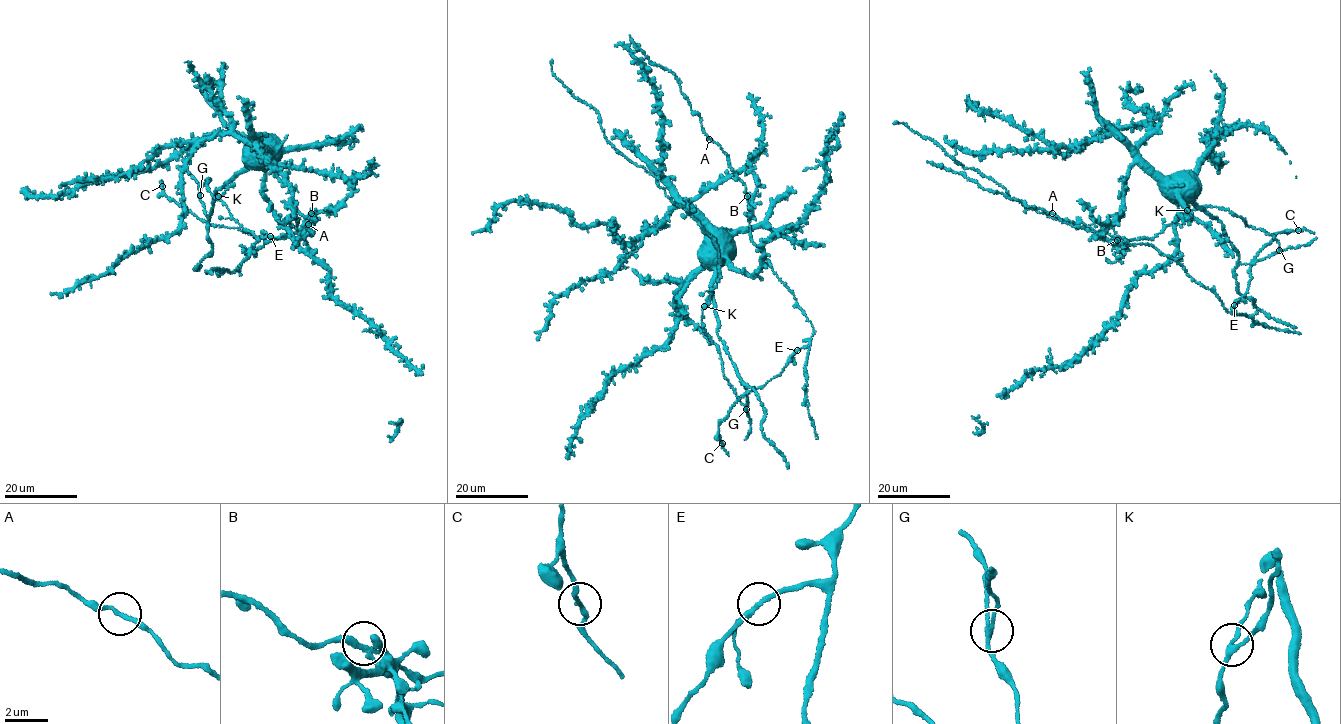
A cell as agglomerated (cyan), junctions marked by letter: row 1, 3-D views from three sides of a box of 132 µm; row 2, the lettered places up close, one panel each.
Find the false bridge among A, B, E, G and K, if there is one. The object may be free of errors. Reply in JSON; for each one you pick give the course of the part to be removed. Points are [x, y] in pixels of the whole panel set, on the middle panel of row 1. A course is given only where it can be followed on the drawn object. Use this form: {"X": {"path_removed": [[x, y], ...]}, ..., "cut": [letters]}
{"cut": []}

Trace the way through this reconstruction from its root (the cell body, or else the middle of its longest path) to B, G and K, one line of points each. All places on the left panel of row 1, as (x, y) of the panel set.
B: (268, 152), (264, 146), (267, 158), (275, 163), (347, 181), (352, 190), (336, 209), (311, 213)
G: (268, 152), (264, 152), (257, 165), (236, 174), (216, 190), (208, 225), (200, 195)
K: (268, 152), (216, 190), (207, 225), (199, 185), (210, 179), (207, 186), (218, 196)

